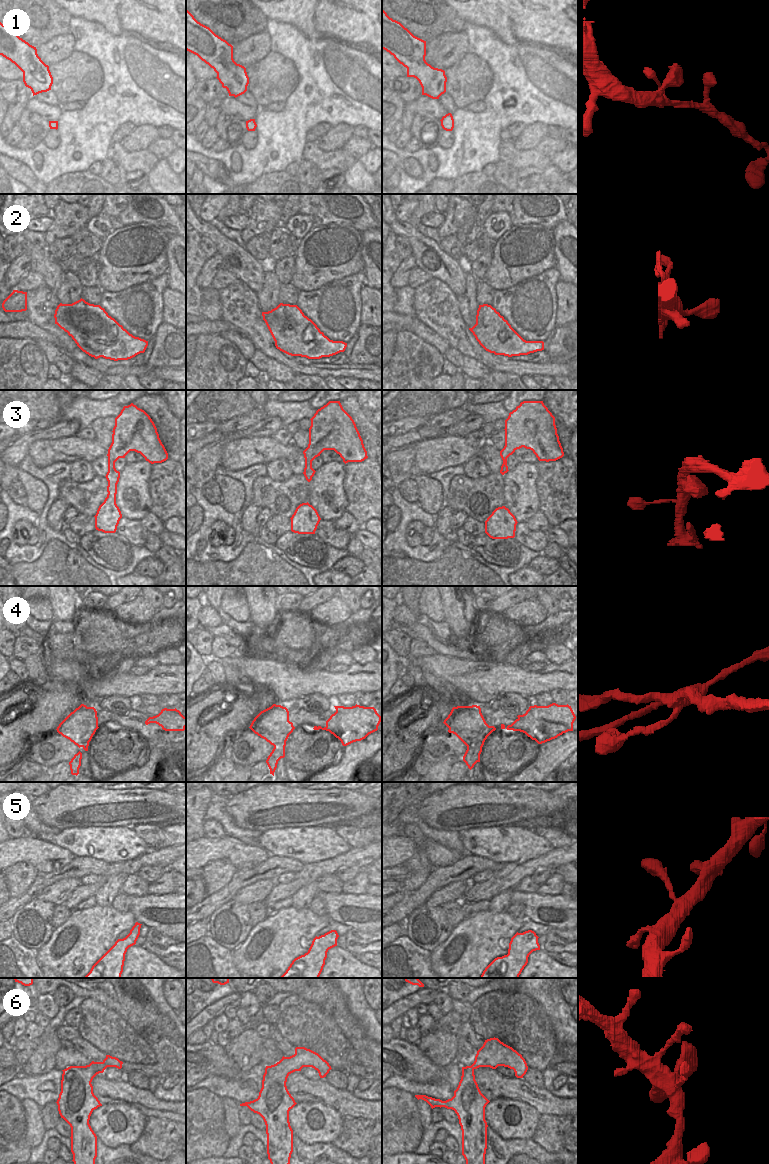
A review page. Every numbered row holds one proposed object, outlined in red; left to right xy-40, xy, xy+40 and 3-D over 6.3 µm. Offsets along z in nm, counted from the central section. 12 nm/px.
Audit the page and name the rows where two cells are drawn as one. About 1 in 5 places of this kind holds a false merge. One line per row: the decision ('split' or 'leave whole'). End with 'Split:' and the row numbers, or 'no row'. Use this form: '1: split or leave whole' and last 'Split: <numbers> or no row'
1: leave whole
2: leave whole
3: leave whole
4: split
5: leave whole
6: leave whole
Split: 4

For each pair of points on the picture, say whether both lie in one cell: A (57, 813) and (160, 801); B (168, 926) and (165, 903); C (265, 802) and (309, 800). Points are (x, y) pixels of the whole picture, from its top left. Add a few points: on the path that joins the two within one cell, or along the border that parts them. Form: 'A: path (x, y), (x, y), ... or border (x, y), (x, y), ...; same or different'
A: path (83, 810), (88, 807), (128, 807), (134, 801); same
B: path (172, 920), (174, 913), (174, 908), (172, 907); same
C: path (276, 802), (298, 802); same

